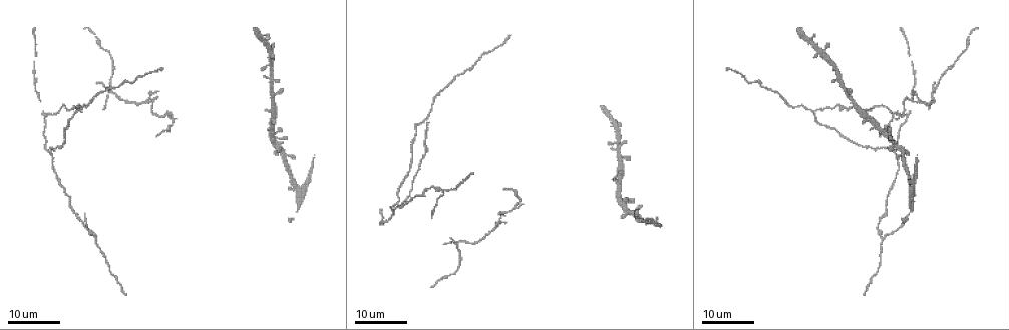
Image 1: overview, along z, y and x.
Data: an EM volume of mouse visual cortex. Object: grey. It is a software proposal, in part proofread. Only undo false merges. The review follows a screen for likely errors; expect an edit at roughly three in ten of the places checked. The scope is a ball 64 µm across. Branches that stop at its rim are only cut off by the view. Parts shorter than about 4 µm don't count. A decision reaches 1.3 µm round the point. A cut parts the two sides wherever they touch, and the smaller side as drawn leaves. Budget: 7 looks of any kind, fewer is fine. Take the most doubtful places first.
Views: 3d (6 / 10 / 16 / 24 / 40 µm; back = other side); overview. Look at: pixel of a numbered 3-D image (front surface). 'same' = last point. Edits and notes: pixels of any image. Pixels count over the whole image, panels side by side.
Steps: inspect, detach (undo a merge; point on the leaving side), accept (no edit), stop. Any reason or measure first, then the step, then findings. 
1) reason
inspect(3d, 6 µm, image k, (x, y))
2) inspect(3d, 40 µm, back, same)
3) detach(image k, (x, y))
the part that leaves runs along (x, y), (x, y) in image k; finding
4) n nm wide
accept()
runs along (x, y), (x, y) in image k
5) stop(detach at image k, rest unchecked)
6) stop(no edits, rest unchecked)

inspect(3d, 24 µm, image 1, (96, 238))

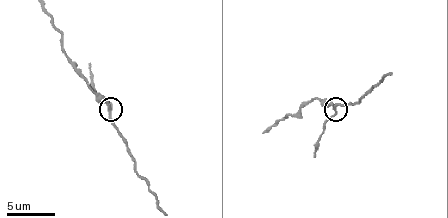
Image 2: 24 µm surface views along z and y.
inspect(3d, 10 µm, image 2, (111, 110))

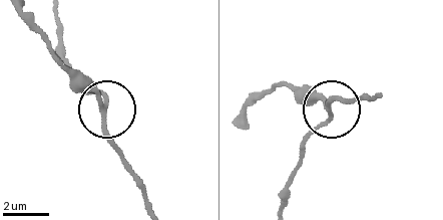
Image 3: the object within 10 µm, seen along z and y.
side arm 8 µm
accept()
runs along (241, 113), (273, 87), (308, 87), (331, 111), (304, 142) in image 3; continuous, no second neuron

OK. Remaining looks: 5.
three-way junction
inspect(3d, 16 µm, image 1, (895, 150))

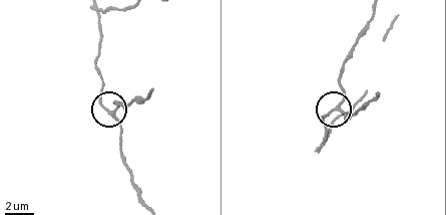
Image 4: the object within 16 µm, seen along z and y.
inspect(3d, 6 µm, image 4, (337, 108))

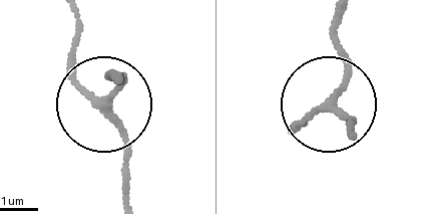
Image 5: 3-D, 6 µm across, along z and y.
3 arms
accept()
runs along (120, 76), (104, 96), (85, 89), (72, 13) in image 5; one neuron here

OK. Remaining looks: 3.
small branch off a trunk
inspect(3d, 24 µm, image 1, (936, 88))

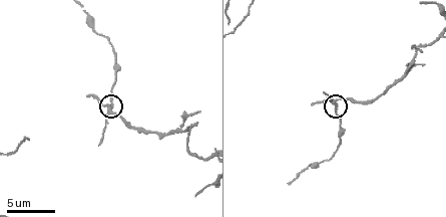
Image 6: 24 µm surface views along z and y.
inspect(3d, 6 µm, image 6, (335, 107))

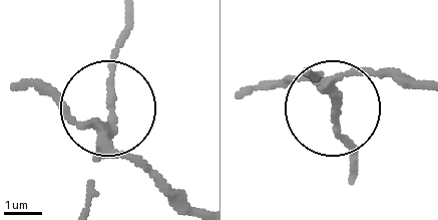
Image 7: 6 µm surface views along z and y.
180 nm wide
detach(image 7, (145, 171))
the part that leaves runs along (108, 133), (191, 203) in image 7; two neurons meet here

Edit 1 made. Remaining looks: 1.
stop(detach at image 7, rest unchecked)

